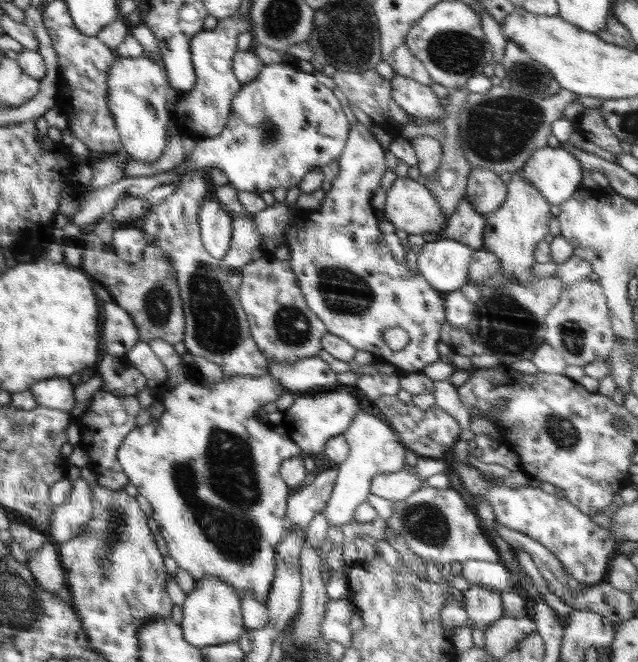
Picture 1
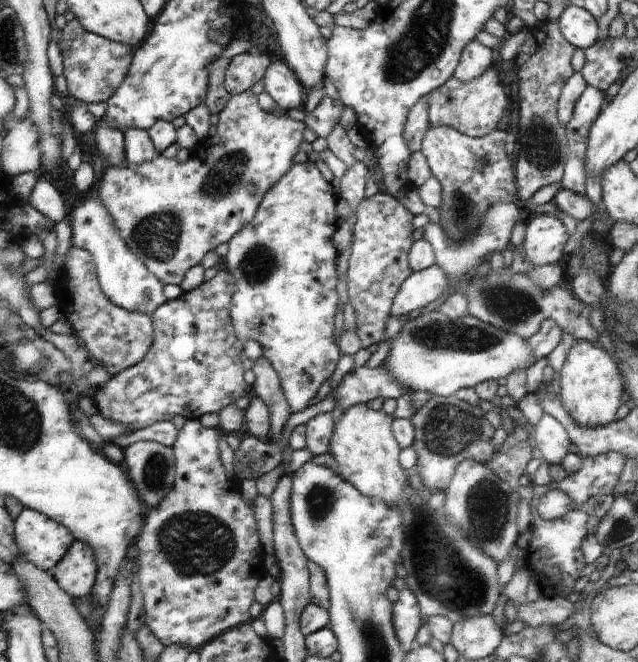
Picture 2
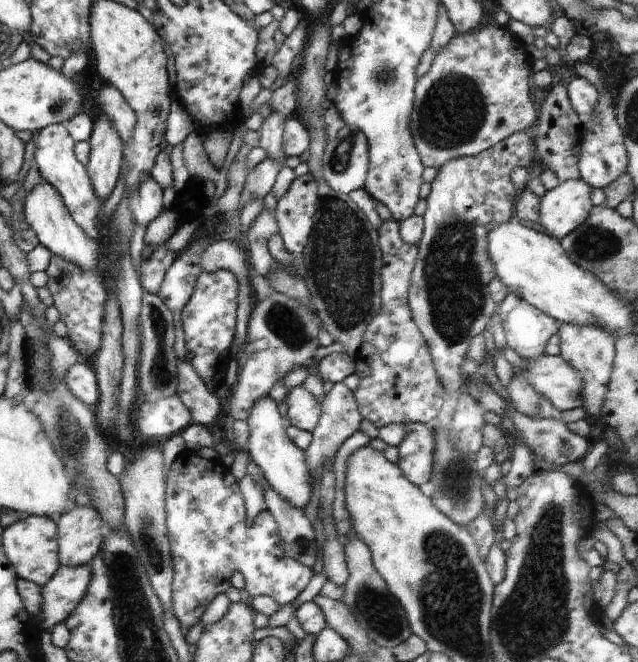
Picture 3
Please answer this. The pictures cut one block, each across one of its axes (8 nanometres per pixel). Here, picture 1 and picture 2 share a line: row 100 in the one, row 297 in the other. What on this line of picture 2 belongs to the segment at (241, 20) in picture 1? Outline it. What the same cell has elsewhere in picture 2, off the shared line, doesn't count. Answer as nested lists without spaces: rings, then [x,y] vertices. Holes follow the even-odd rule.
[[[222,270],[195,290],[162,304],[162,307],[150,315],[154,333],[148,354],[141,362],[111,376],[106,384],[97,388],[93,402],[98,413],[107,420],[130,426],[131,431],[140,431],[154,422],[169,420],[174,415],[181,415],[187,420],[199,420],[207,413],[219,415],[224,408],[243,397],[248,386],[243,378],[245,369],[240,360],[244,344],[242,340],[238,340],[230,318],[232,294],[232,274]]]

